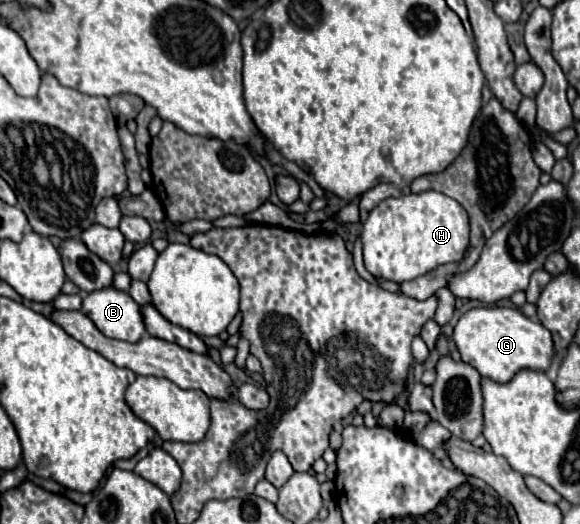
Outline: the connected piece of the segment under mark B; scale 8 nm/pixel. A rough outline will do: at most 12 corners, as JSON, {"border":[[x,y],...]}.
{"border":[[114,287],[82,299],[96,329],[136,343],[146,333],[140,305]]}

